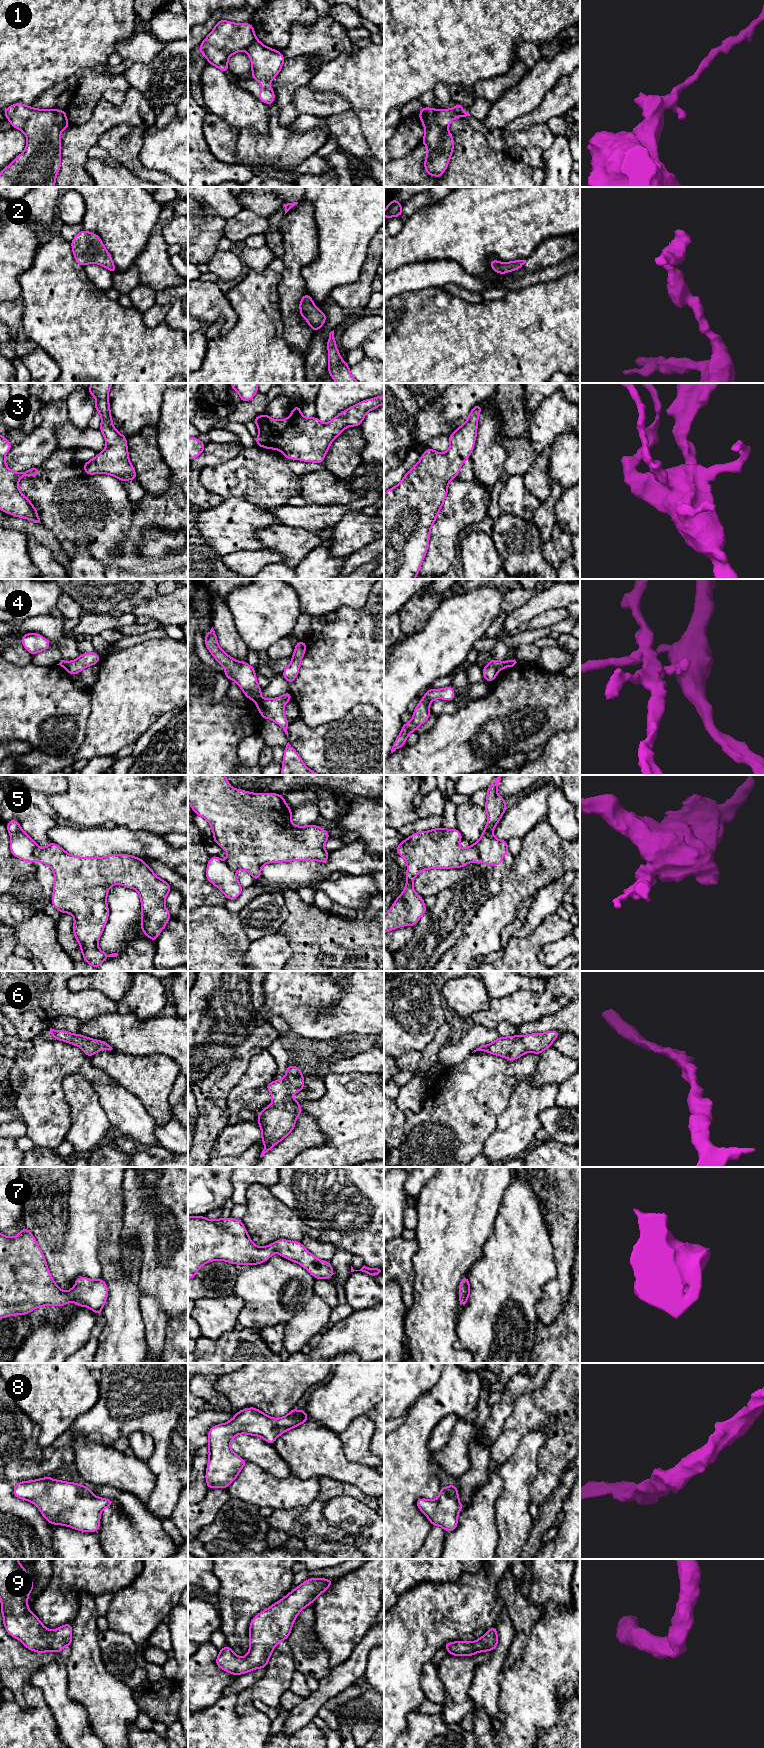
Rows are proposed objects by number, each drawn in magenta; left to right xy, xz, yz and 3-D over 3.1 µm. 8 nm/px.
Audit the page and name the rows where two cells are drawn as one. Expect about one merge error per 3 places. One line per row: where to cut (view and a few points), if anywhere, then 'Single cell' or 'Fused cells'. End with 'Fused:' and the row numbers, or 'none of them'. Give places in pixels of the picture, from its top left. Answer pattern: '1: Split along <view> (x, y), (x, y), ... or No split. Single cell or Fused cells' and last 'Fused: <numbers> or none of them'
1: Split along yz (436, 109), (436, 122), (441, 127), (446, 128). Fused cells
2: No split. Single cell
3: No split. Single cell
4: Split along yz (504, 661), (505, 666). Fused cells
5: Split along yz (473, 844), (477, 850), (478, 861). Fused cells
6: No split. Single cell
7: No split. Single cell
8: No split. Single cell
9: No split. Single cell
Fused: 1, 4, 5

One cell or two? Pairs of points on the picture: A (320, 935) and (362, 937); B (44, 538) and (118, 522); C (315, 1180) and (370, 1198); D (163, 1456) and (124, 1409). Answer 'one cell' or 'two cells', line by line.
A: one cell
B: two cells
C: one cell
D: one cell

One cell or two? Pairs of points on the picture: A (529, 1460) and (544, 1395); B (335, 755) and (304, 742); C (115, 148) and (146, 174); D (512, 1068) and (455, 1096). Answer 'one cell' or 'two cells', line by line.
A: two cells
B: one cell
C: one cell
D: one cell

